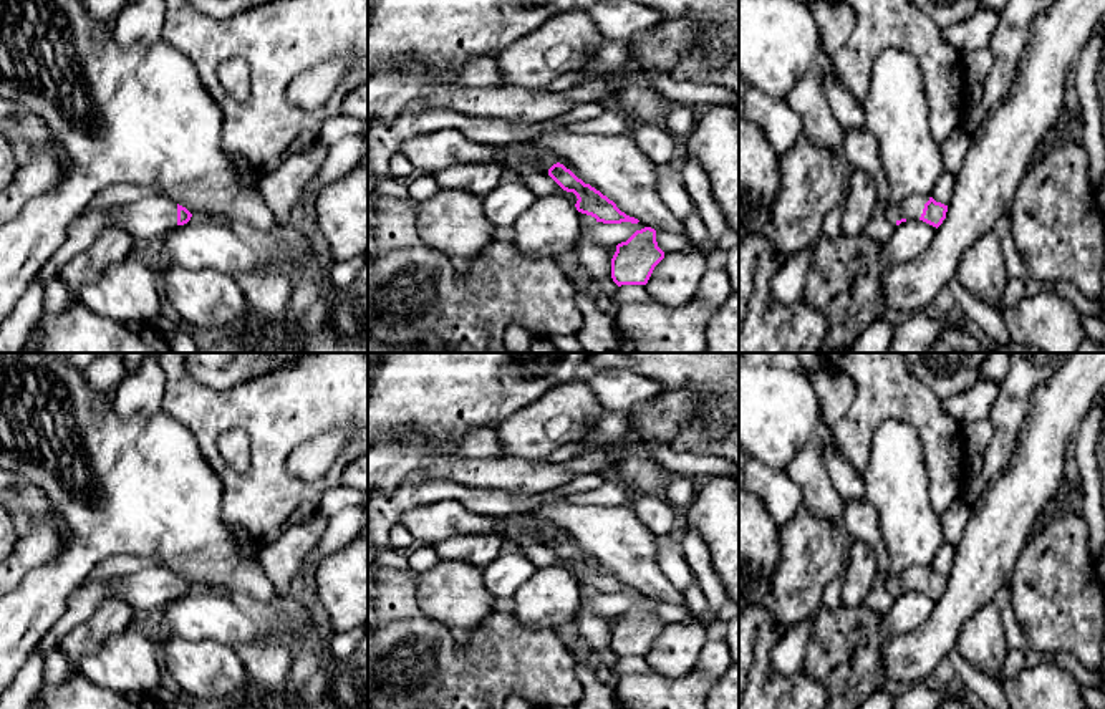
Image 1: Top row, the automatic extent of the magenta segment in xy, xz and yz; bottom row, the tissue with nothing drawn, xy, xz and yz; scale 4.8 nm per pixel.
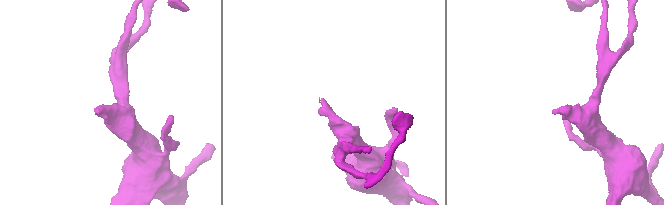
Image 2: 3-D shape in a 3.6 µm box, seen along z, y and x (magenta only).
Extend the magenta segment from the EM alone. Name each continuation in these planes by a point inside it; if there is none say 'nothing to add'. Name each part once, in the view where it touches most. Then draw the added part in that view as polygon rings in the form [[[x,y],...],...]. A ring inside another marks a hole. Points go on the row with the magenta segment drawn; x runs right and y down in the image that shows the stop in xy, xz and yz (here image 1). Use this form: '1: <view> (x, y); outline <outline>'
1: yz (911, 207); outline [[[910,195],[905,200],[895,204],[886,204],[886,220],[896,227],[896,222],[901,219],[906,220],[919,220],[924,204],[929,200],[931,195]]]

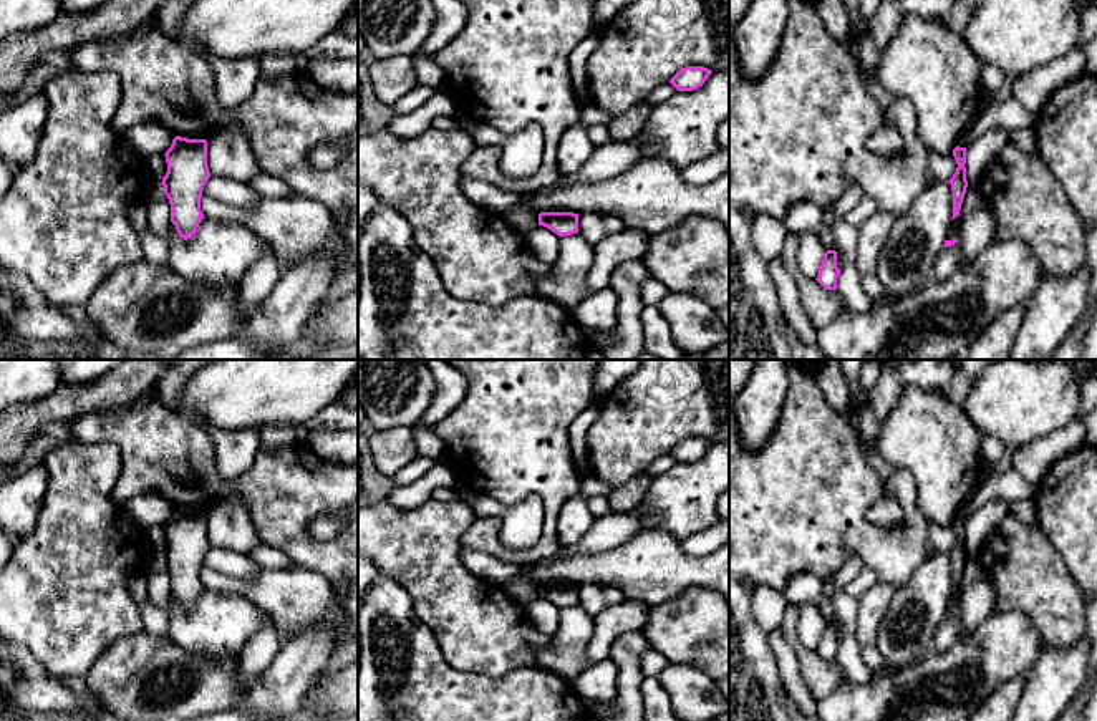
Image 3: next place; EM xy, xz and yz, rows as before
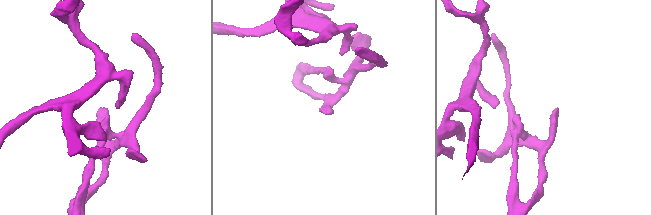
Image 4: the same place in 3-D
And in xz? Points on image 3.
nothing to add

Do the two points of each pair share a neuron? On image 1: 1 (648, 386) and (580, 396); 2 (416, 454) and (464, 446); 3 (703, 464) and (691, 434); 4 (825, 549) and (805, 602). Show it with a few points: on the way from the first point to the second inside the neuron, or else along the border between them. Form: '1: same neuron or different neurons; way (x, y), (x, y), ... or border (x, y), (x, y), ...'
1: different neurons; border (587, 381), (595, 398), (608, 411)
2: same neuron; way (428, 448), (453, 448)
3: different neurons; border (670, 446), (676, 451), (691, 453)
4: same neuron; way (812, 562), (805, 569), (805, 588)

